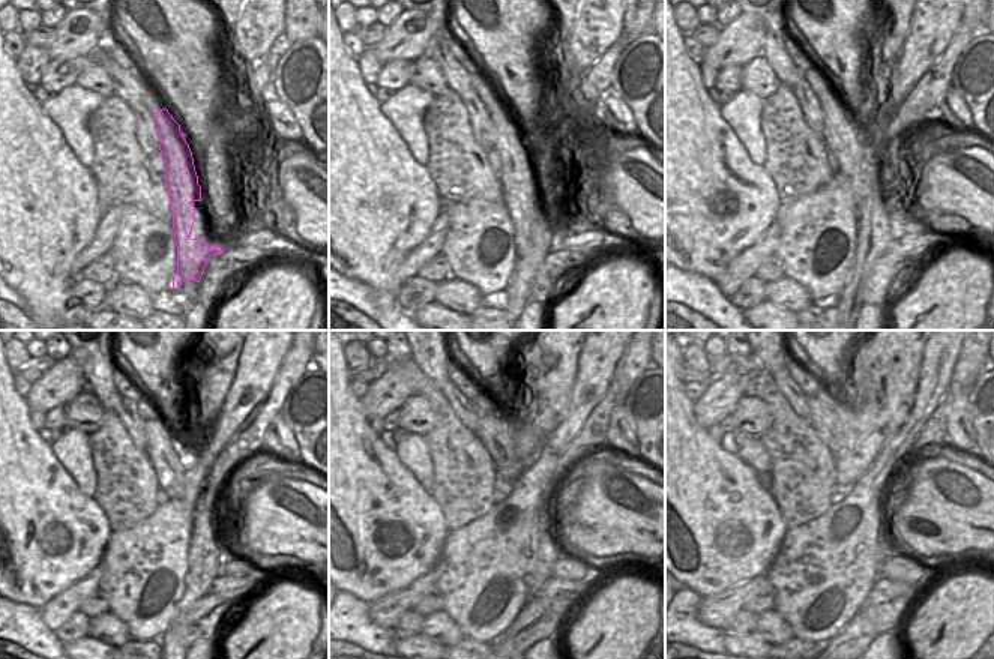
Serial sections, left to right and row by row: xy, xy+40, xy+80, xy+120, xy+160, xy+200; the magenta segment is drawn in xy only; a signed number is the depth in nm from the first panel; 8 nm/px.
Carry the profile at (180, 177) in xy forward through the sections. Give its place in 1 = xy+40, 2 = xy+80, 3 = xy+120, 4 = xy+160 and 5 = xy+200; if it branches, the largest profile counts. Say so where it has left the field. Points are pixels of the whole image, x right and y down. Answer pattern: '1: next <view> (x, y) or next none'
1: next xy+40 (520, 177)
2: next xy+80 (840, 134)
3: next xy+120 (161, 449)
4: next xy+160 (493, 431)
5: next xy+200 (823, 419)

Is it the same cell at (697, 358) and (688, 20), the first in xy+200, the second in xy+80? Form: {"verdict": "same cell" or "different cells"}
{"verdict": "same cell"}

